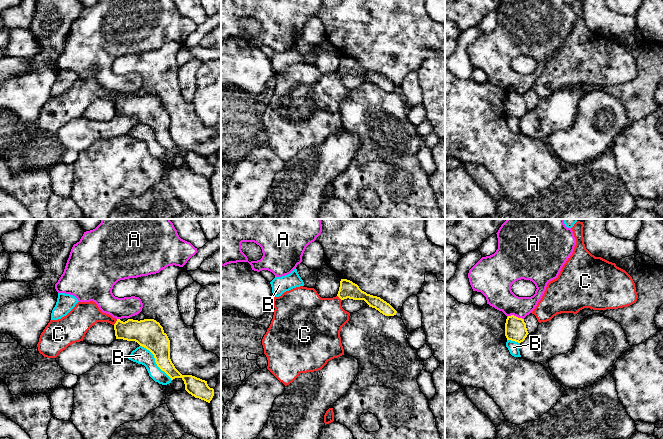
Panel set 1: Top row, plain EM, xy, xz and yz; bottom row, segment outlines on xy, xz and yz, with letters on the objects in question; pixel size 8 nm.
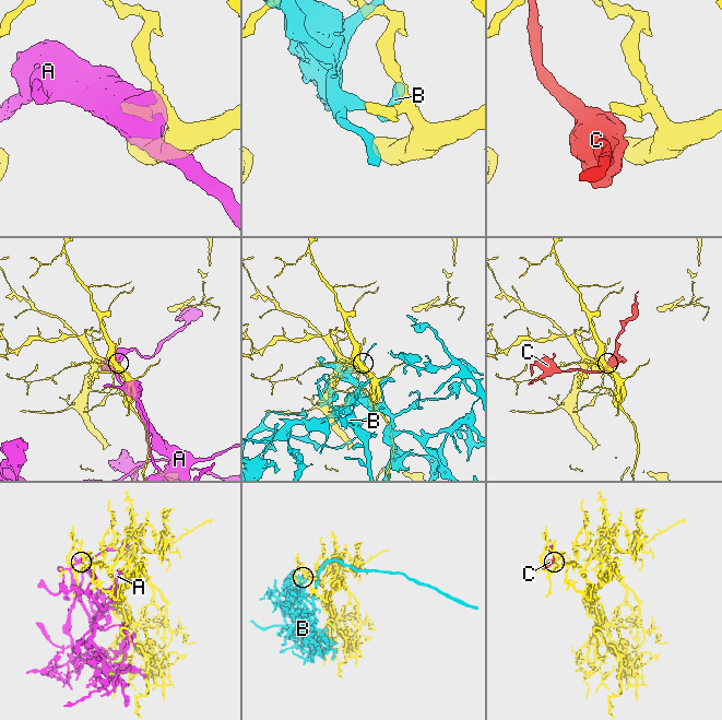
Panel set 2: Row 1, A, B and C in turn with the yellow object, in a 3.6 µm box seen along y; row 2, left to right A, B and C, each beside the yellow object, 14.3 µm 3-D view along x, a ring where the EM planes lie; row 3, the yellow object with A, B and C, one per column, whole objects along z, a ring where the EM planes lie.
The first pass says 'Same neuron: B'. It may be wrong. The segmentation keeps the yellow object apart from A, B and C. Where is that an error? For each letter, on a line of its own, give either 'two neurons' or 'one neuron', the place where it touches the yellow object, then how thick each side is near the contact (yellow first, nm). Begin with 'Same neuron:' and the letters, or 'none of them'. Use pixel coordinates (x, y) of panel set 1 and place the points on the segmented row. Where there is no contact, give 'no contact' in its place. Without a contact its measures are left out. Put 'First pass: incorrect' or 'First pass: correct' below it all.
Same neuron: none of them
A: two neurons | yz (515, 316) | 180/220 nm
B: two neurons | xy (155, 361) | 240/140 nm
C: two neurons | xy (116, 322) | 220/200 nm
First pass: incorrect

